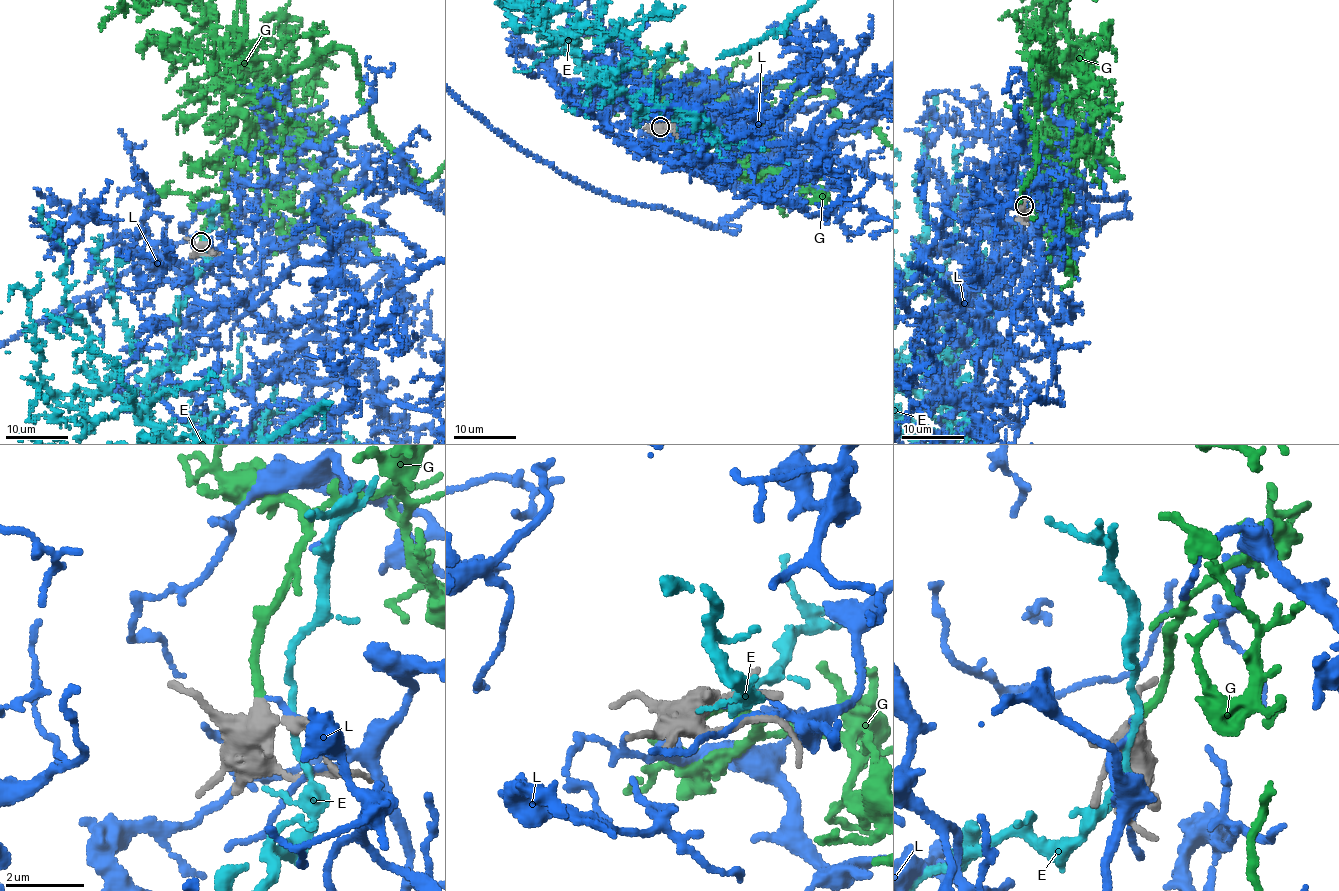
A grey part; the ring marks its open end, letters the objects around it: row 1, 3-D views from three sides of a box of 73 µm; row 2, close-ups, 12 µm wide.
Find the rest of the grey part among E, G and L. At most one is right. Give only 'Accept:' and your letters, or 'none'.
Accept: G

